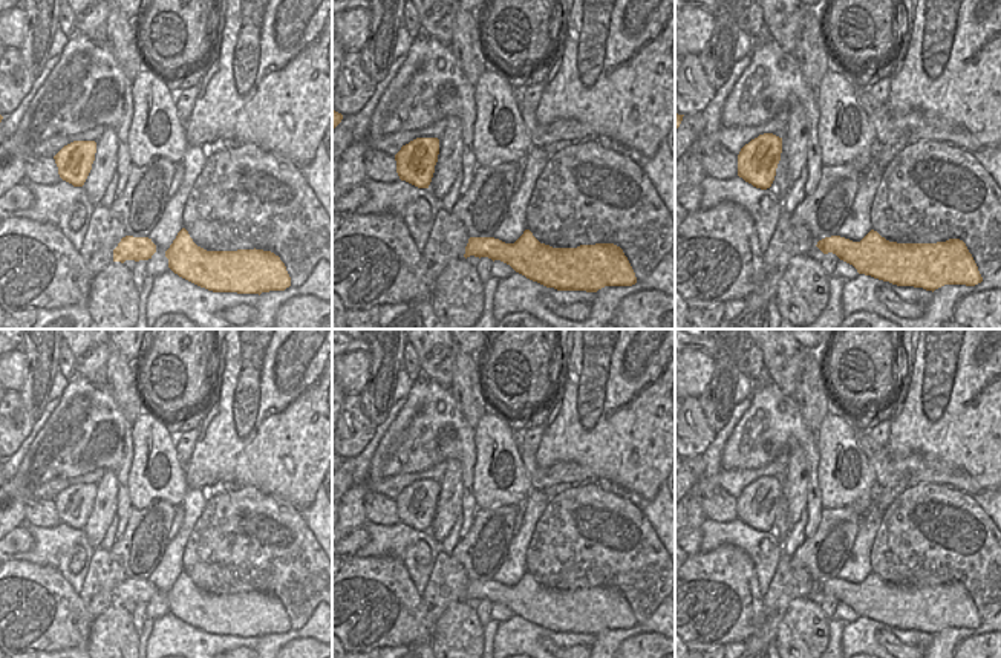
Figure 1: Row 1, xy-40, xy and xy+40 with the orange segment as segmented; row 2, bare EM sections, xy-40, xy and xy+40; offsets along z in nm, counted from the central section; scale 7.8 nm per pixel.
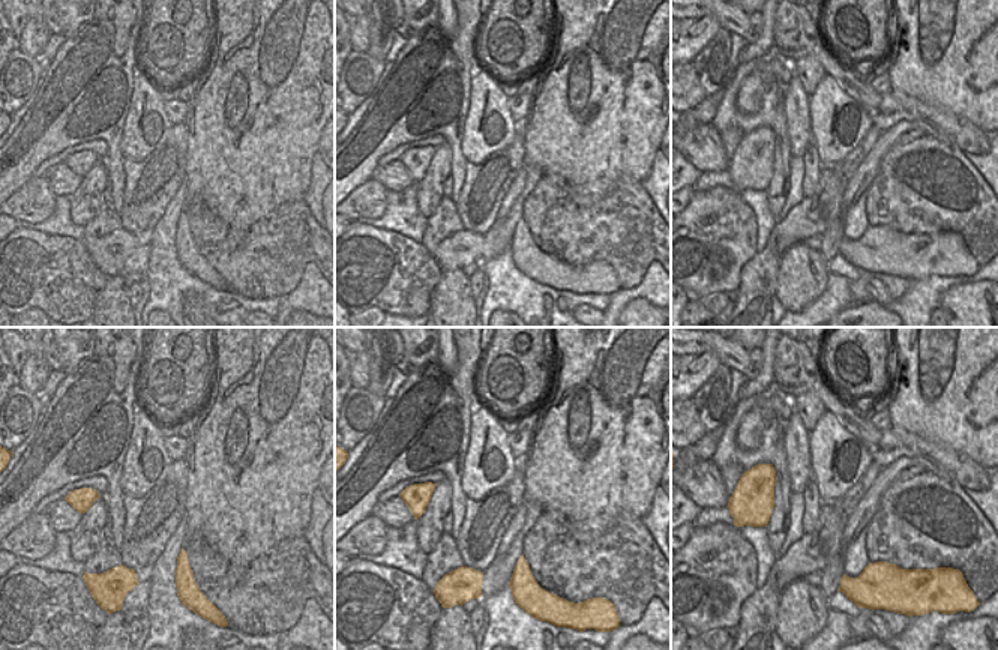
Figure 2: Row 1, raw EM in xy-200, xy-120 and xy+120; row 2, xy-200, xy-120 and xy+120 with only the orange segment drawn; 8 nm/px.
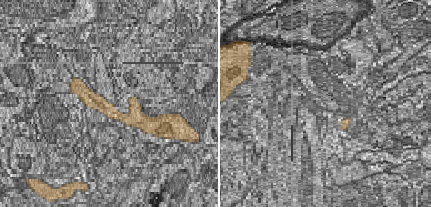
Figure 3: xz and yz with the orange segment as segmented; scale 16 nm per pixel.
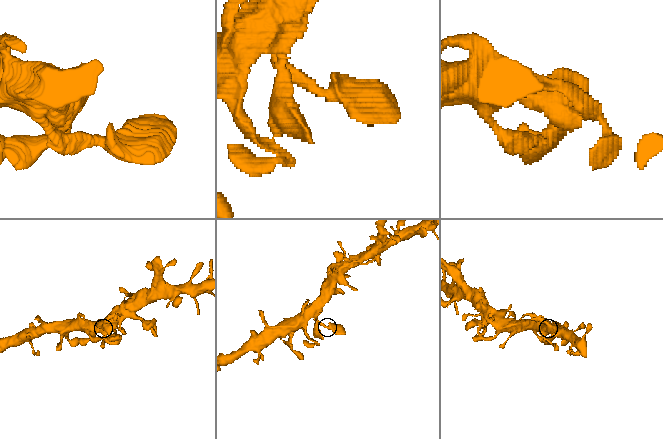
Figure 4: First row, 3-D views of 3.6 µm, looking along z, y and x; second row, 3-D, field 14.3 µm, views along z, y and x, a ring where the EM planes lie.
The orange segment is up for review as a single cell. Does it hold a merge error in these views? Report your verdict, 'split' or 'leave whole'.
leave whole

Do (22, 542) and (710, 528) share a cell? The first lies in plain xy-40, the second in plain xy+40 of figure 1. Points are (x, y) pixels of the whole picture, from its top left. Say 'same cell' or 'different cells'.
different cells

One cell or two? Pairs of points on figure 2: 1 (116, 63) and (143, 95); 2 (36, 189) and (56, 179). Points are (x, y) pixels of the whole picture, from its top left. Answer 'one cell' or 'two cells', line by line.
1: two cells
2: two cells

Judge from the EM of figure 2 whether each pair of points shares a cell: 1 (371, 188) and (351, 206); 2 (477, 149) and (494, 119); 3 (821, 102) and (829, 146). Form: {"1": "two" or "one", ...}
{"1": "one", "2": "one", "3": "one"}

